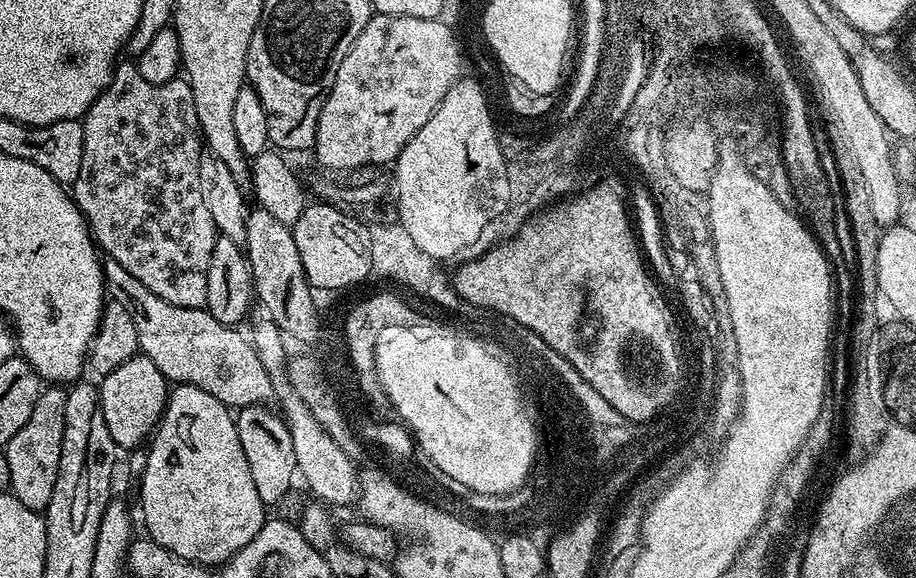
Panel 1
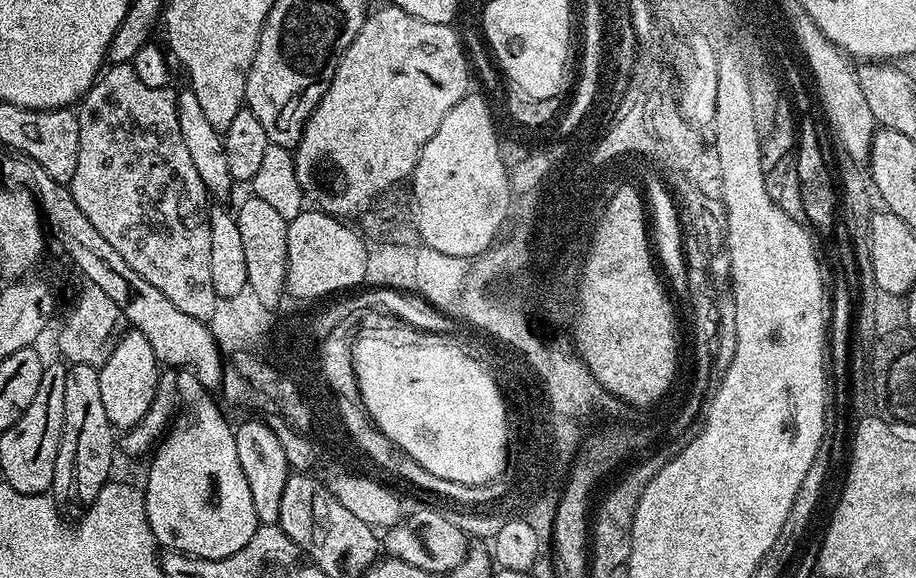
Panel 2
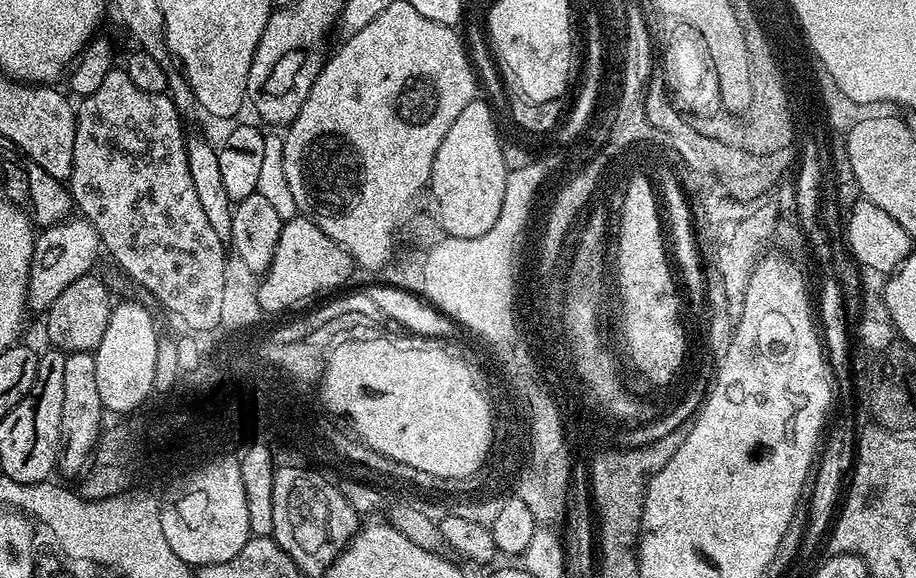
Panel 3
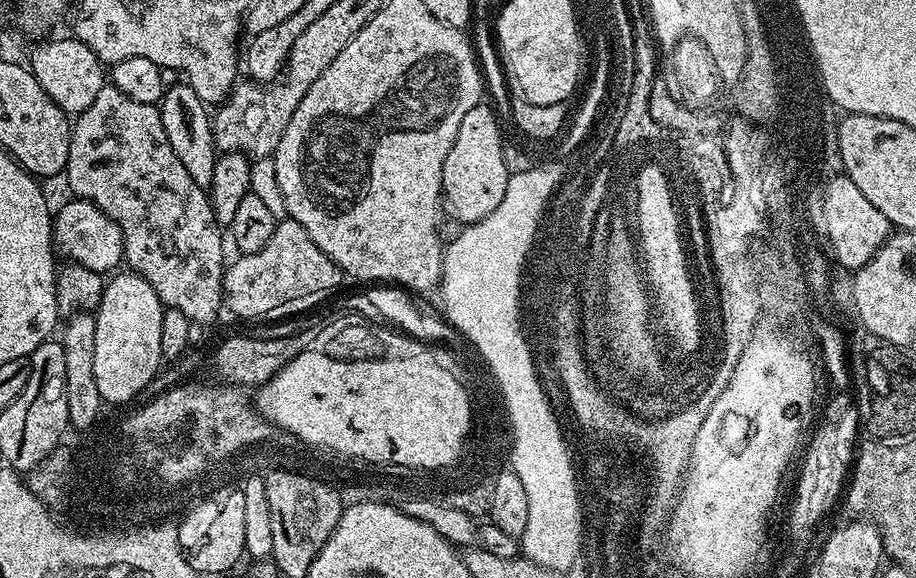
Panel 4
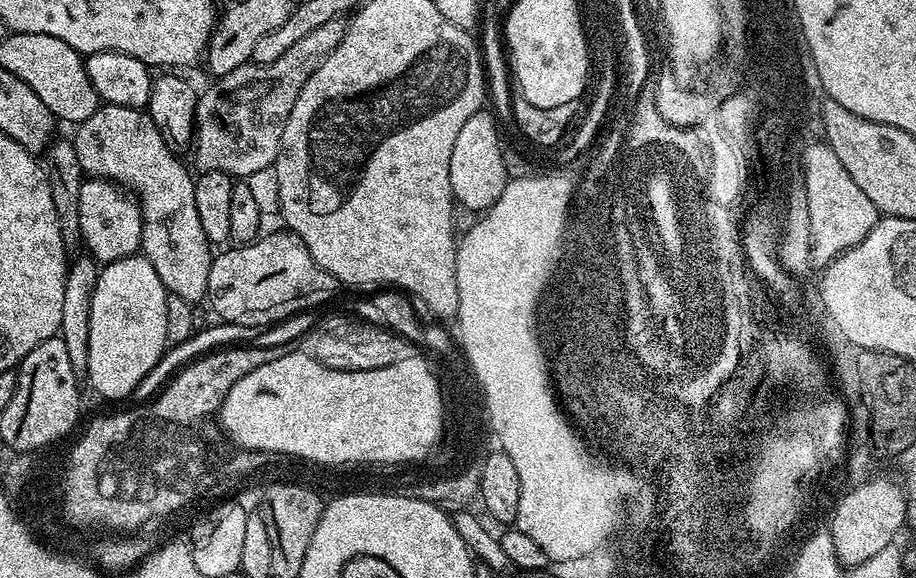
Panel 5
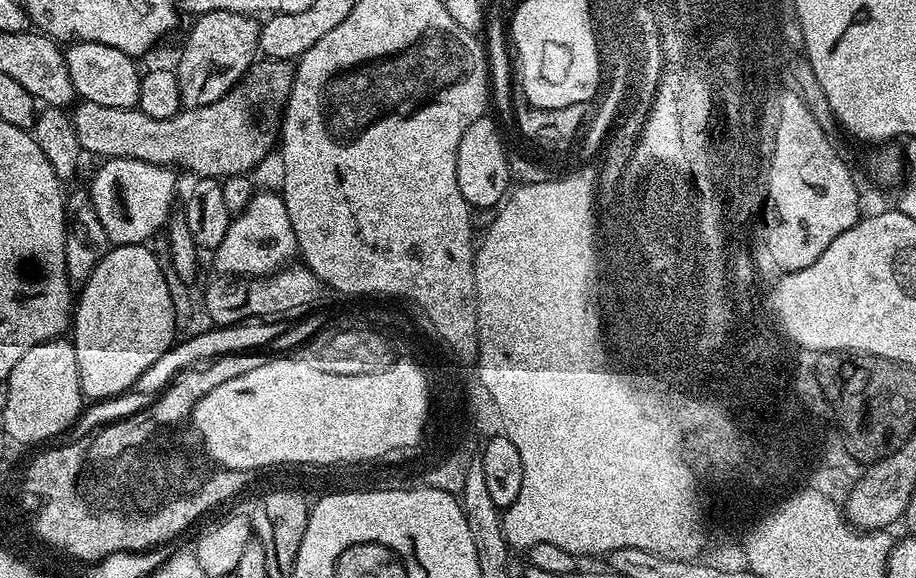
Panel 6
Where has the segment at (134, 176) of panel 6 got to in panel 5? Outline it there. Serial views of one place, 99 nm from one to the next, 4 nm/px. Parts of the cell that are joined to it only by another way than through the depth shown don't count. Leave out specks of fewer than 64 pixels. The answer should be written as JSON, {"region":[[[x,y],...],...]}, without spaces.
{"region":[[[85,179],[79,191],[78,217],[83,247],[87,255],[101,265],[112,264],[140,252],[144,221],[140,213],[140,202],[133,193],[120,185],[113,184],[111,180]]]}

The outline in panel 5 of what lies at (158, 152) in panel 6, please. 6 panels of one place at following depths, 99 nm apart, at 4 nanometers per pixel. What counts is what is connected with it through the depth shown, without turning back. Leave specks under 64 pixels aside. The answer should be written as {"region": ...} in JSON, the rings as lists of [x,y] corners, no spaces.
{"region":[[[337,18],[312,28],[306,38],[298,38],[282,58],[269,64],[249,62],[230,70],[230,74],[213,79],[196,101],[196,164],[200,172],[218,170],[233,178],[247,178],[258,170],[275,165],[282,146],[282,130],[286,118],[294,110],[294,102],[306,86],[310,74],[342,42],[346,24]]]}

